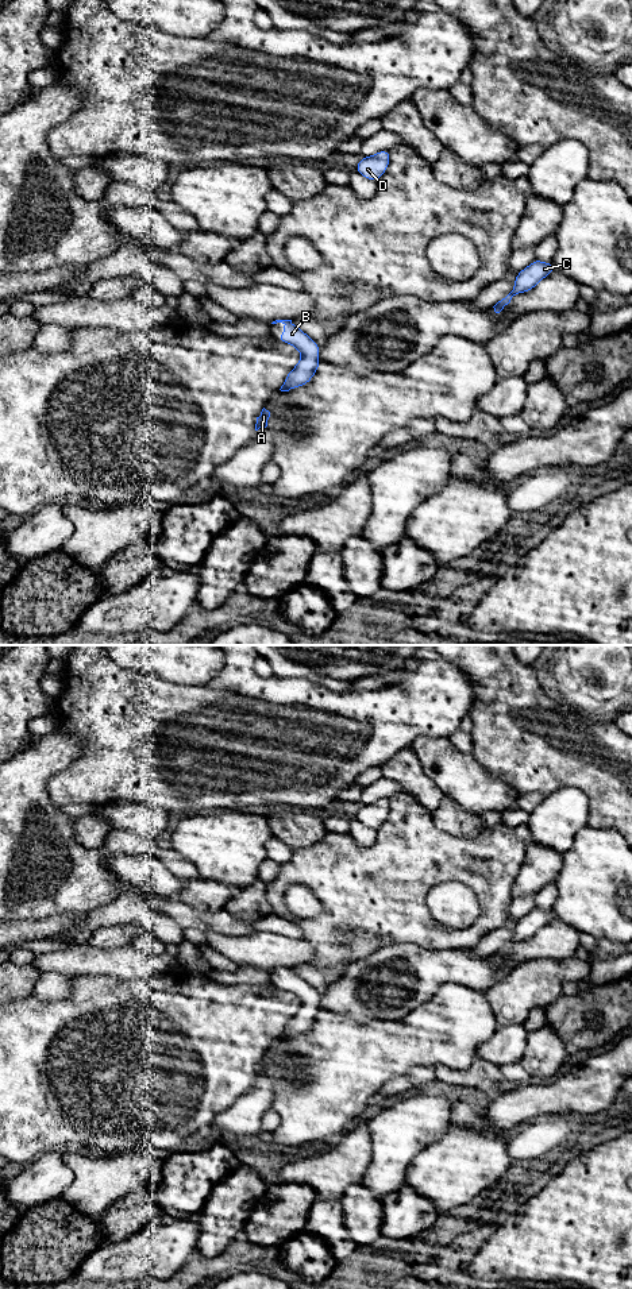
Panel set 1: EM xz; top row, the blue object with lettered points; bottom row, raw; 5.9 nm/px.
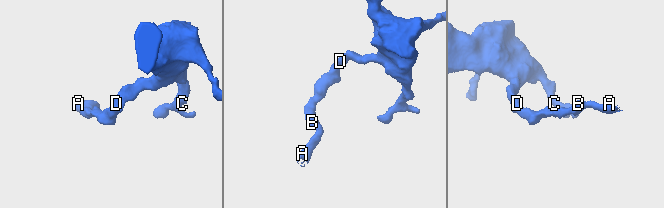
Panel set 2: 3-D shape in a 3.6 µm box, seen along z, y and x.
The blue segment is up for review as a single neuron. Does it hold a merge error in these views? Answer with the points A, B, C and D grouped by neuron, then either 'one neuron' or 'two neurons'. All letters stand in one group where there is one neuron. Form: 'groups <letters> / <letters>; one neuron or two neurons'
groups A B C D; one neuron

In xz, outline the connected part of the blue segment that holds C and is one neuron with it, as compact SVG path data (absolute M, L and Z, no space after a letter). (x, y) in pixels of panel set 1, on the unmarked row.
M535 907L529 914L517 921L513 938L493 956L496 961L500 961L512 948L513 943L532 938L544 925L555 918L554 910L544 911Z

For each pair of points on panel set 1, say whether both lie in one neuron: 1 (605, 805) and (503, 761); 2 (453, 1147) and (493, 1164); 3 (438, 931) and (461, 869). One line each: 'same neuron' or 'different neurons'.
1: same neuron
2: same neuron
3: same neuron

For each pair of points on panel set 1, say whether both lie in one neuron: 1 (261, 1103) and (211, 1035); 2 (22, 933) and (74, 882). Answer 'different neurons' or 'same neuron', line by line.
1: different neurons
2: different neurons

